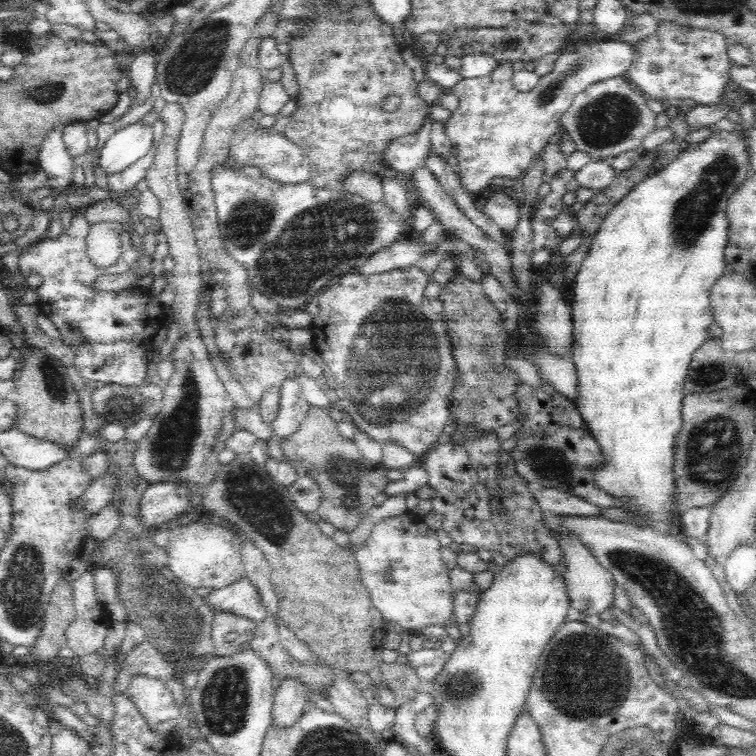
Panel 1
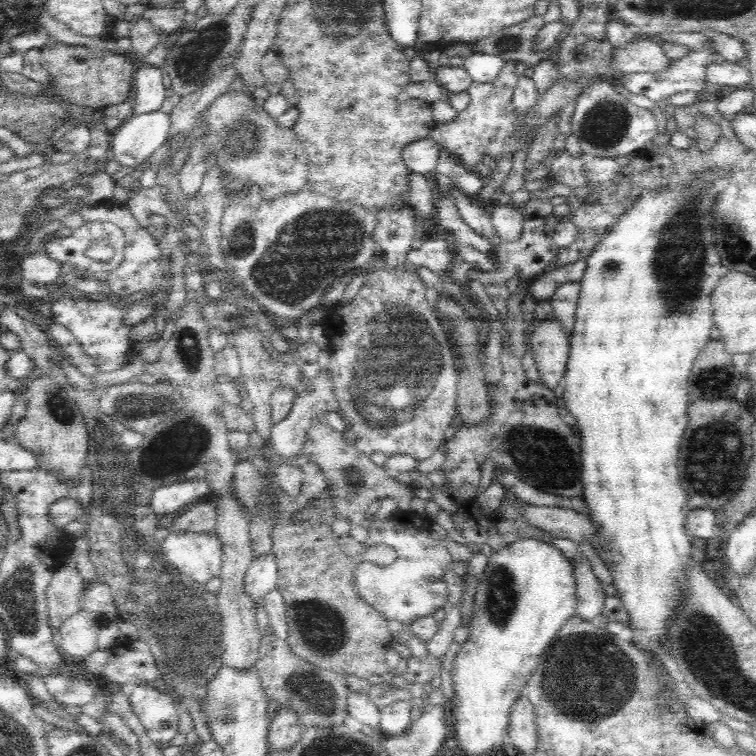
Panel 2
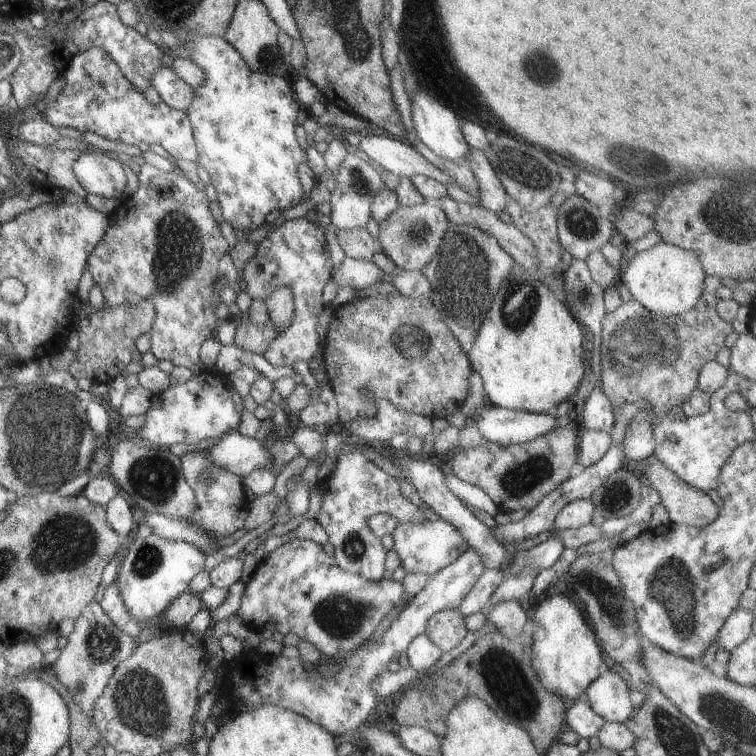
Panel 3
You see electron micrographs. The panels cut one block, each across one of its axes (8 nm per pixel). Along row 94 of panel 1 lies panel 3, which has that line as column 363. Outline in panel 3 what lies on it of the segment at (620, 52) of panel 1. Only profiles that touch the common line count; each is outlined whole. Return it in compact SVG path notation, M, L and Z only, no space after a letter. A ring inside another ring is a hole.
M347 452L337 456L331 476L318 482L317 488L321 494L321 506L315 520L333 547L335 566L343 572L361 576L363 580L377 582L382 579L386 556L381 540L365 526L365 518L384 513L395 518L397 524L421 524L426 519L420 507L411 506L411 502L401 498L397 480L367 460L361 452Z

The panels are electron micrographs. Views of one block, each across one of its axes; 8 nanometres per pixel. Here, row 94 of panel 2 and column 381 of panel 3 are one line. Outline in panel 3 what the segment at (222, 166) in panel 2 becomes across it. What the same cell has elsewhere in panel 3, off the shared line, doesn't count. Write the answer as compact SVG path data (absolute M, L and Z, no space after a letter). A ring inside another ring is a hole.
M423 201L417 206L405 207L399 205L395 212L379 222L377 243L379 251L385 255L397 268L407 271L421 271L423 266L435 256L439 250L439 242L447 231L448 220L437 205Z

